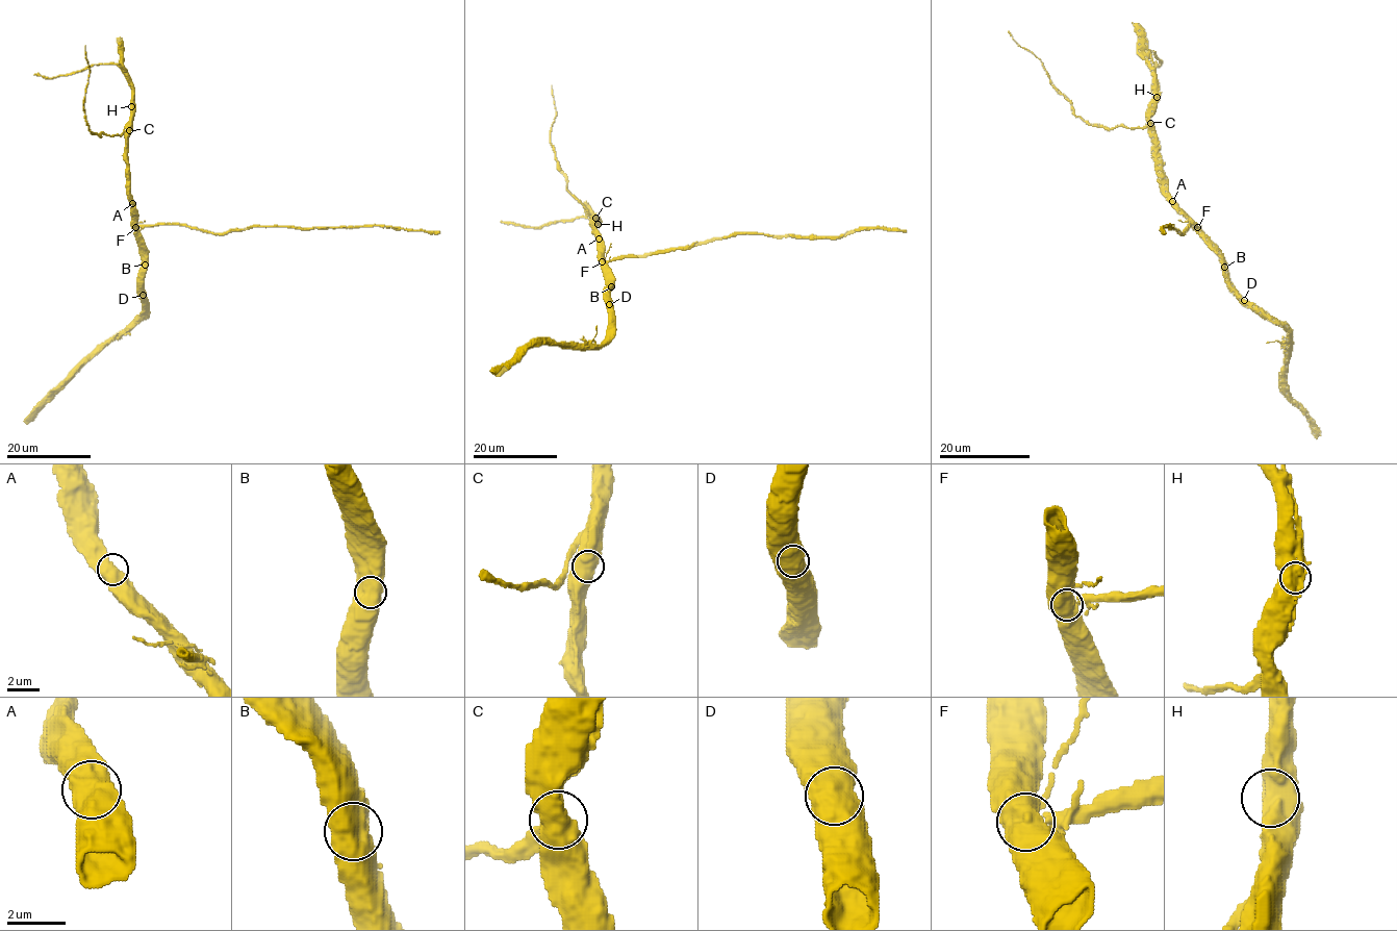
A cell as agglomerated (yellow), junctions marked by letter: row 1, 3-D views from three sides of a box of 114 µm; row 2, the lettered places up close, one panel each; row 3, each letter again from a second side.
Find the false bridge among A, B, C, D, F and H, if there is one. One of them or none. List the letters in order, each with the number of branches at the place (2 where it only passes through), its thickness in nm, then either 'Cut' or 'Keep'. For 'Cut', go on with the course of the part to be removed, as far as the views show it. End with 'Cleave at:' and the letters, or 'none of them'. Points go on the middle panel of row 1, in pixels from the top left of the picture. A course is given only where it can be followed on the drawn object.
A: Branches: 1. Thickness 800 nm. Keep
B: Branches: 2. Thickness 700 nm. Keep
C: Branches: 2. Thickness 650 nm. Keep
D: Branches: 2. Thickness 650 nm. Keep
F: Branches: 2. Thickness 650 nm. Cut. Course of the part to remove: (602, 261), (645, 257), (737, 234), (845, 236), (864, 229), (906, 232)
H: Branches: 1. Thickness 800 nm. Keep
Cleave at: F

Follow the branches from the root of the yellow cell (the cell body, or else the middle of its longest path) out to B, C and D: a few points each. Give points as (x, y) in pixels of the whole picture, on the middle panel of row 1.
B: (610, 260), (606, 265), (611, 286)
C: (610, 260), (604, 260), (600, 240), (593, 233), (595, 218)
D: (610, 260), (606, 265), (609, 304)

